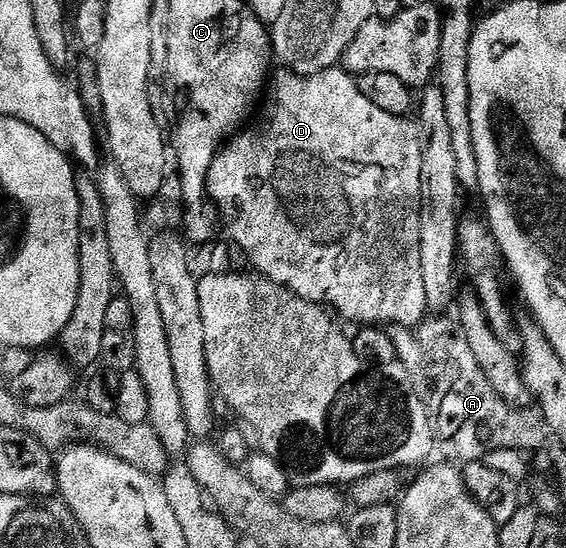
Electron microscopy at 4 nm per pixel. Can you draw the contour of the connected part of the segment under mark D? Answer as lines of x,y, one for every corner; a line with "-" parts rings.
338,66
324,70
315,76
297,76
295,72
289,70
275,71
265,89
264,104
265,100
266,109
262,112
262,120
256,121
254,125
251,123
245,130
239,131
219,151
208,170
206,187
206,195
218,208
223,225
232,234
230,235
232,240
239,243
247,254
253,271
284,286
290,292
295,292
308,302
336,306
343,321
355,320
355,325
358,326
399,324
405,328
412,328
421,324
427,319
428,309
425,302
423,275
420,272
422,142
419,129
409,119
384,114
384,110
372,106
372,102
368,102
368,98
360,94
357,79
349,72
343,72

